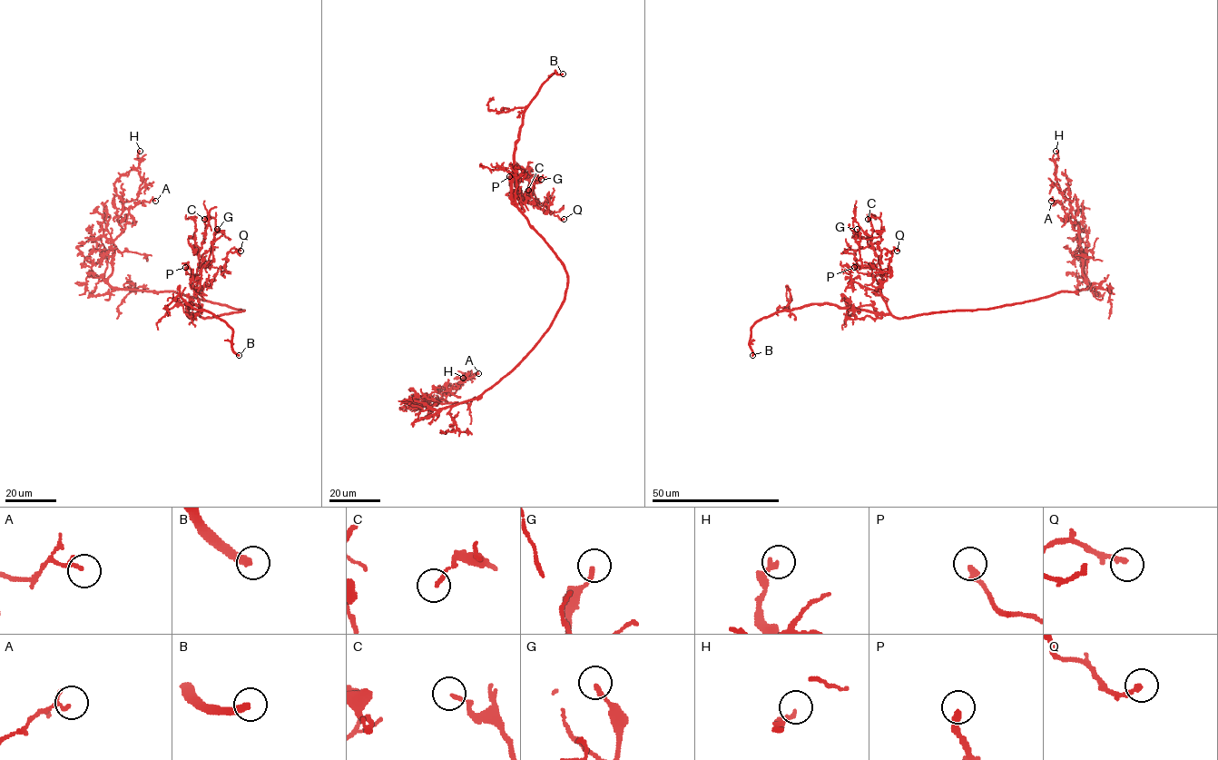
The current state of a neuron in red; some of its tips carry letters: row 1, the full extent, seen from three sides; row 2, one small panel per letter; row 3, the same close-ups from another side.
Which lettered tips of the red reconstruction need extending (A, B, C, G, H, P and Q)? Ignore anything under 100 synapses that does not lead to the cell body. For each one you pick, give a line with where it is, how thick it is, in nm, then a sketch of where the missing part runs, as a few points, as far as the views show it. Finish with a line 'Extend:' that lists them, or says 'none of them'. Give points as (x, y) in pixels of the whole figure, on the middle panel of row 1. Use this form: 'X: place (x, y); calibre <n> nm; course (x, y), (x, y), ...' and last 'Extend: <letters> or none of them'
B: place (563, 74); calibre 340 nm; course (563, 74), (572, 73), (574, 68), (564, 59), (526, 60), (506, 57), (506, 54)
Extend: B

